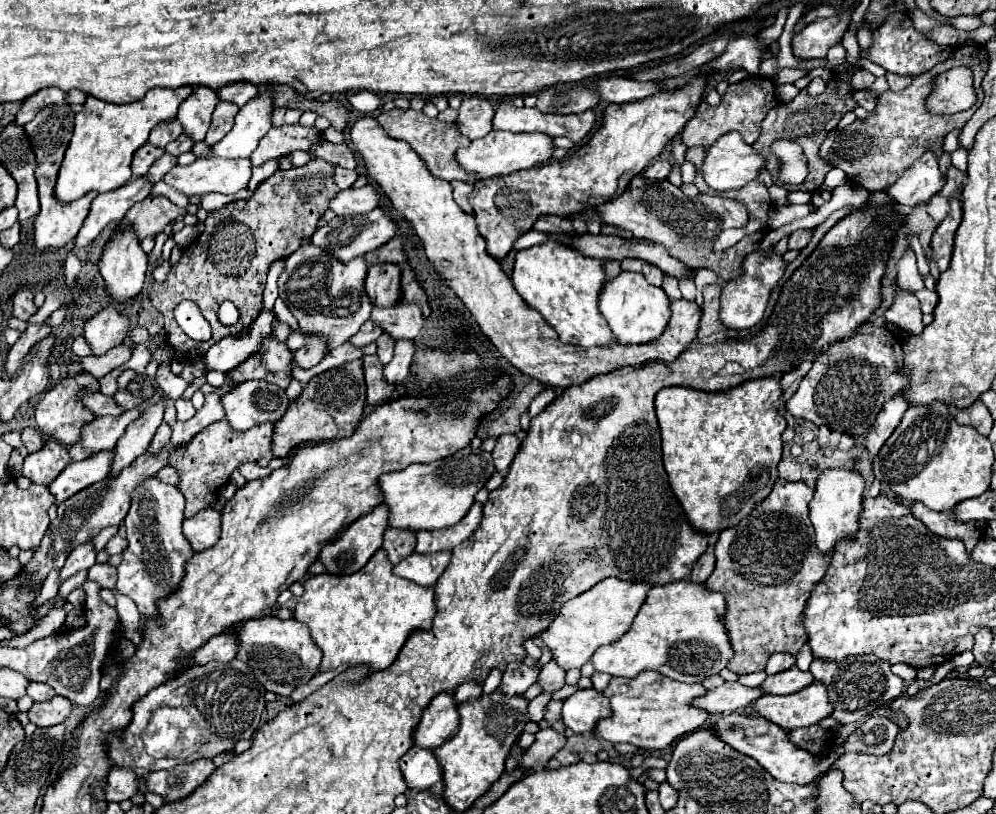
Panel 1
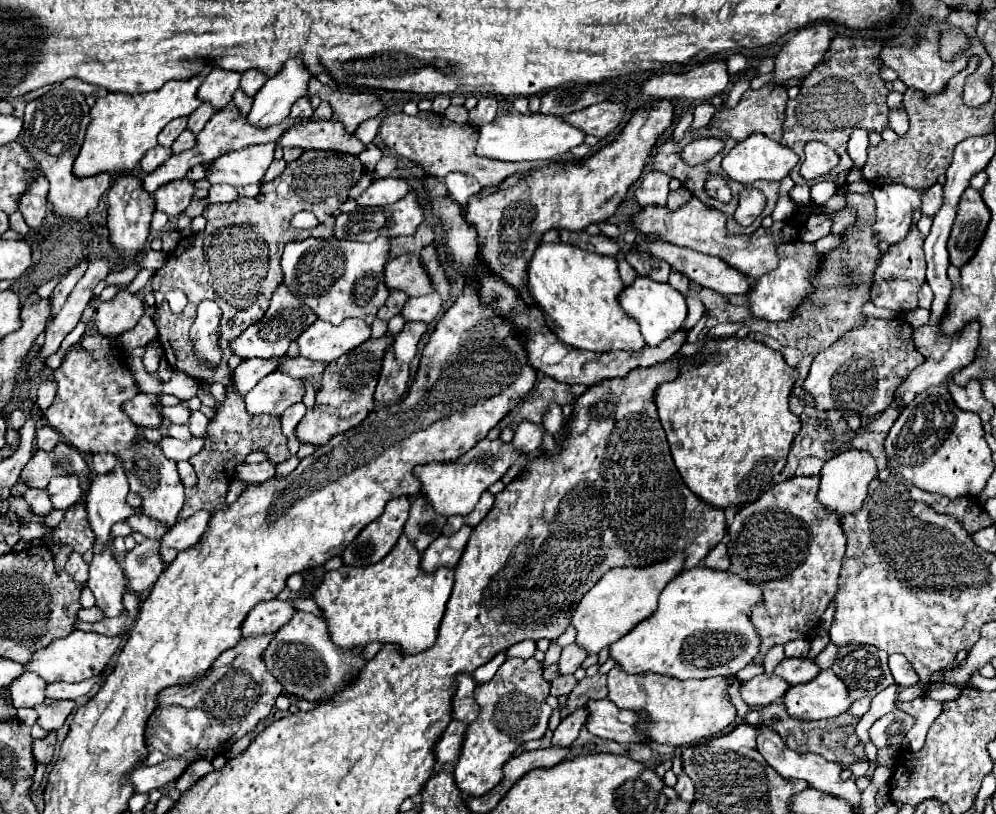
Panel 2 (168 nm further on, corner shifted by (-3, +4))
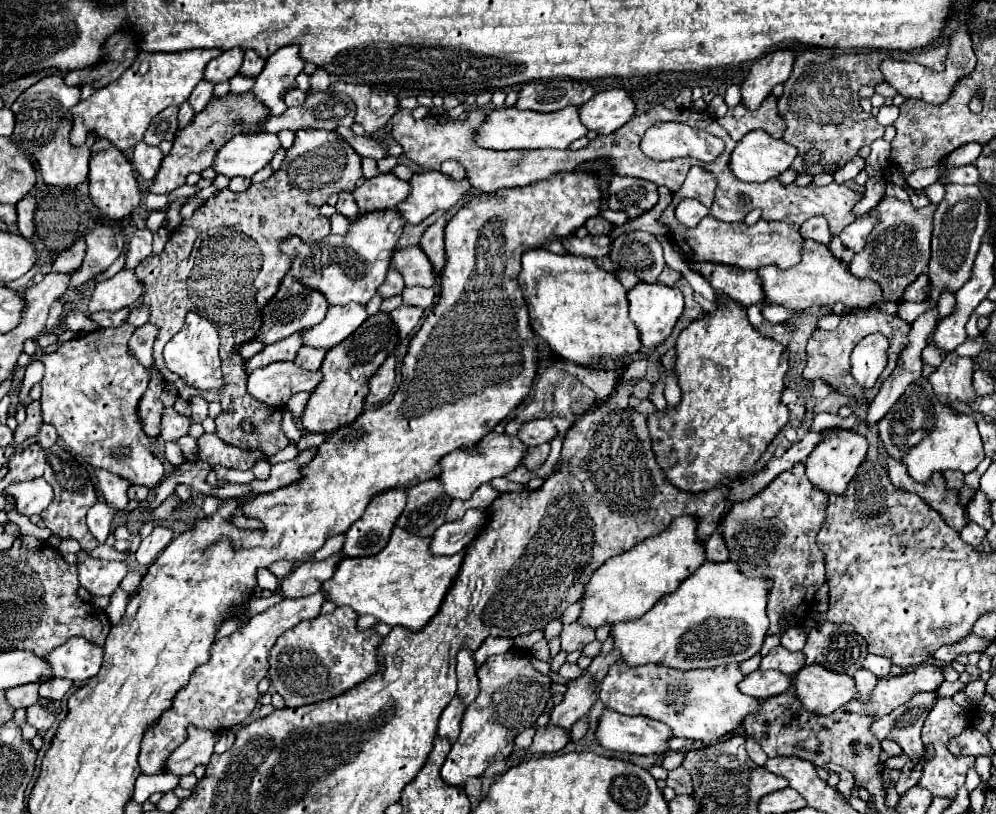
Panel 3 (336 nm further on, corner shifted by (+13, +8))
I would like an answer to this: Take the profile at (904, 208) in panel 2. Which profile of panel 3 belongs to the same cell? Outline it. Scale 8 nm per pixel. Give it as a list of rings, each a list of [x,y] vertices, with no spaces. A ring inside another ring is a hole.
[[[870,210],[866,216],[854,220],[850,226],[846,226],[840,232],[840,240],[842,240],[844,248],[848,248],[854,254],[858,254],[864,248],[864,242],[868,238],[870,230],[874,228],[874,222],[878,222],[878,212],[876,210]]]

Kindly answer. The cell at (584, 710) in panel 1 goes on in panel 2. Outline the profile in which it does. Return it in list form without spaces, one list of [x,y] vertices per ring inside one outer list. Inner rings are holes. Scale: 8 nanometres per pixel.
[[[608,698],[602,700],[588,700],[588,718],[586,718],[586,728],[600,738],[616,740],[622,744],[630,742],[646,742],[640,732],[634,730],[634,724],[642,714],[636,714],[632,710],[622,710]]]

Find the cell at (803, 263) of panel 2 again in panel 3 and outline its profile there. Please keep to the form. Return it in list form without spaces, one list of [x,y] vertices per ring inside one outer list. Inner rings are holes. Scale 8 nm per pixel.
[[[814,240],[804,242],[802,262],[788,270],[780,270],[776,266],[766,266],[758,270],[764,282],[764,294],[768,304],[780,304],[790,310],[814,310],[814,308],[832,308],[836,302],[842,302],[848,308],[874,308],[878,304],[886,304],[888,300],[882,294],[878,282],[868,278],[854,278],[850,270],[824,246]]]

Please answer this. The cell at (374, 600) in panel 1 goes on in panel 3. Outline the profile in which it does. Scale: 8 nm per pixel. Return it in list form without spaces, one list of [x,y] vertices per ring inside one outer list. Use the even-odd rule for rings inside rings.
[[[396,526],[382,552],[366,558],[344,558],[336,568],[336,574],[324,582],[322,590],[328,594],[328,600],[338,606],[352,606],[358,614],[372,614],[384,624],[418,632],[440,610],[466,554],[434,556],[430,552],[430,542],[432,536],[422,538]]]

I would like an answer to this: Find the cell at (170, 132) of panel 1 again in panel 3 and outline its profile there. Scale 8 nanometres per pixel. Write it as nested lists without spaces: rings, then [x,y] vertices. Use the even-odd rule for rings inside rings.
[[[170,106],[168,110],[162,110],[160,114],[156,114],[156,118],[152,118],[146,134],[144,134],[144,142],[150,146],[158,146],[162,140],[174,140],[174,132],[178,130],[178,108]]]

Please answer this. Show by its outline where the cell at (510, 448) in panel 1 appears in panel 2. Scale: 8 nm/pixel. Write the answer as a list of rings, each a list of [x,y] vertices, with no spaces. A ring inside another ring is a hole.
[[[520,422],[516,426],[512,446],[522,454],[532,454],[542,444],[542,426],[536,426],[532,422]]]

